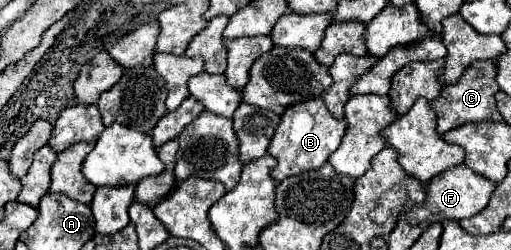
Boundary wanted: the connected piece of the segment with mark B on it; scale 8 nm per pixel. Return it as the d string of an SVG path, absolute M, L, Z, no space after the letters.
M312 98L306 102L298 102L290 106L282 114L282 122L276 128L276 134L268 146L268 154L272 154L278 164L272 170L274 180L284 180L304 170L314 170L326 164L330 154L340 146L342 136L346 134L346 120L336 120L322 98Z

